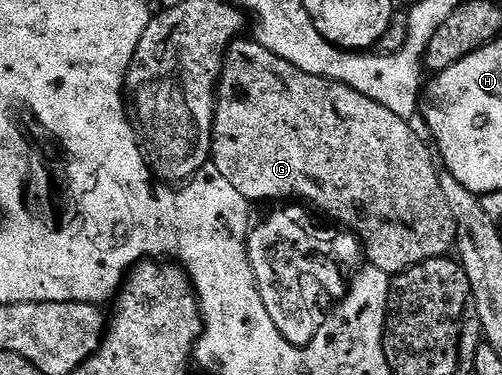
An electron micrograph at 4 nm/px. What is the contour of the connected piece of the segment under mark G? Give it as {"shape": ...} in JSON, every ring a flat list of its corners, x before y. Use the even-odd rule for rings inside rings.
{"shape":[[244,39,233,40,225,52,224,66,216,90,217,106,216,117,212,120,210,162,216,167,218,174,222,174,222,178,227,178,230,181,230,186,234,186,234,190,238,190,238,194,242,194,250,202,256,202,256,200,303,202,309,209,319,213,321,217,323,217,322,215,329,216,333,220,329,220,333,225,352,233,360,241,360,247,367,263,373,268,382,270,390,278,398,275,399,272,410,270,430,258,448,256,453,251,456,242,456,223,444,197,440,181,442,172,434,159,433,149,429,147,426,140,426,145,424,145,423,138,412,129,413,125,407,120,398,118,398,114,394,114,394,110,386,110,386,106,378,106,378,102,374,102,374,98,366,98,366,94,358,94,358,90,354,90,342,82,306,74,302,70,298,70,298,66,290,66,290,62,286,62,286,58,278,58,278,54,266,50,266,46,259,44,256,39]]}

